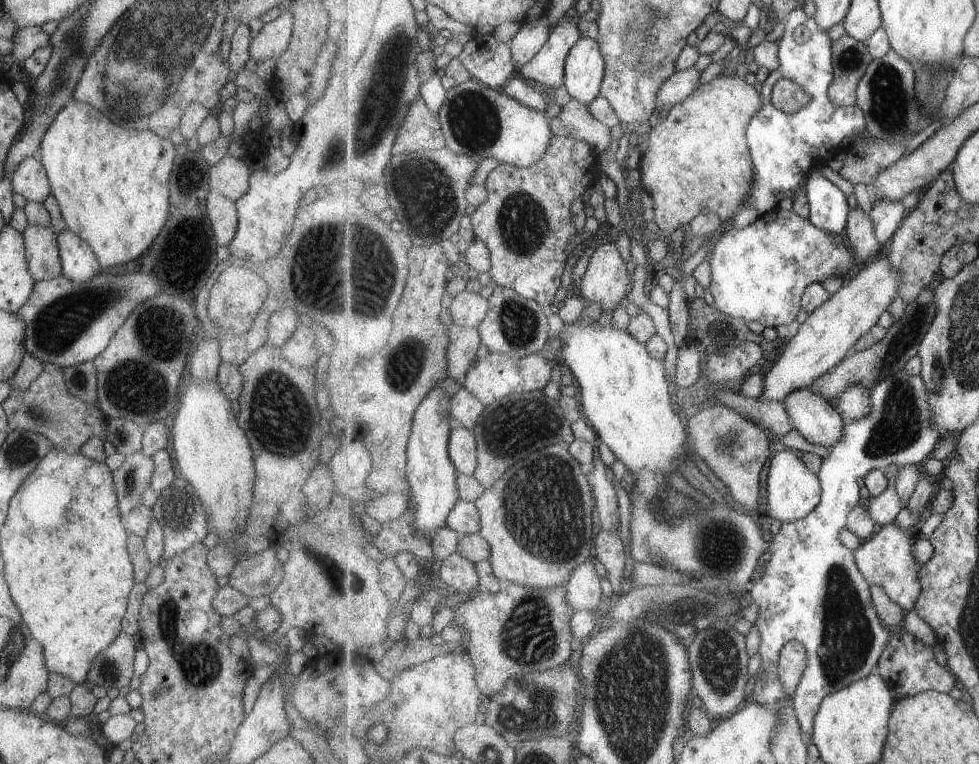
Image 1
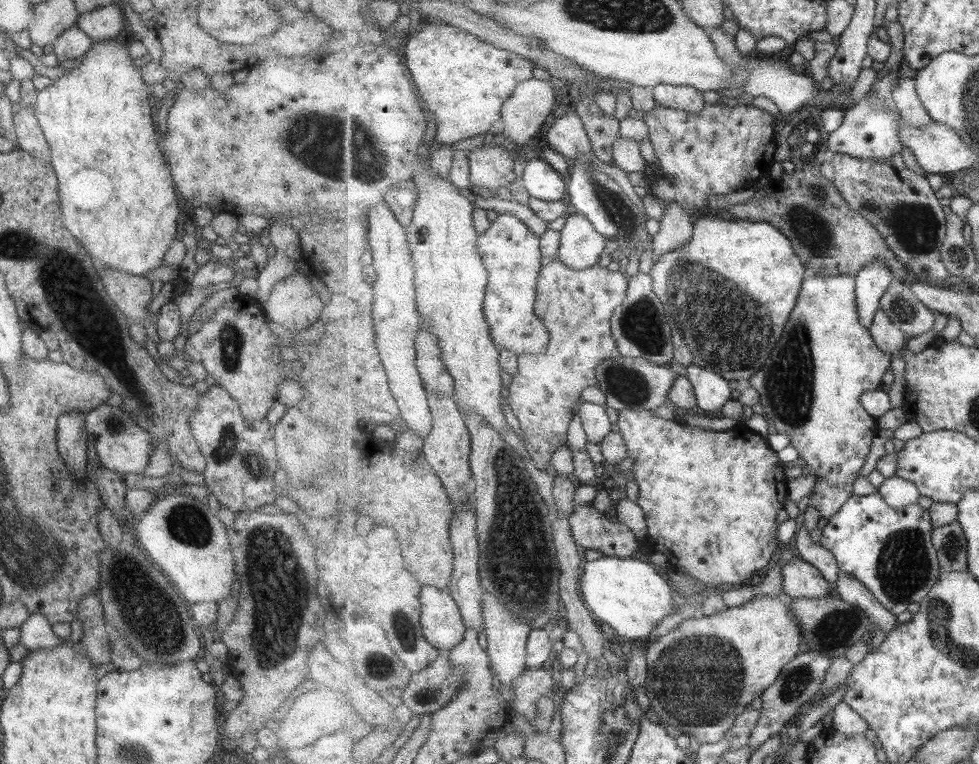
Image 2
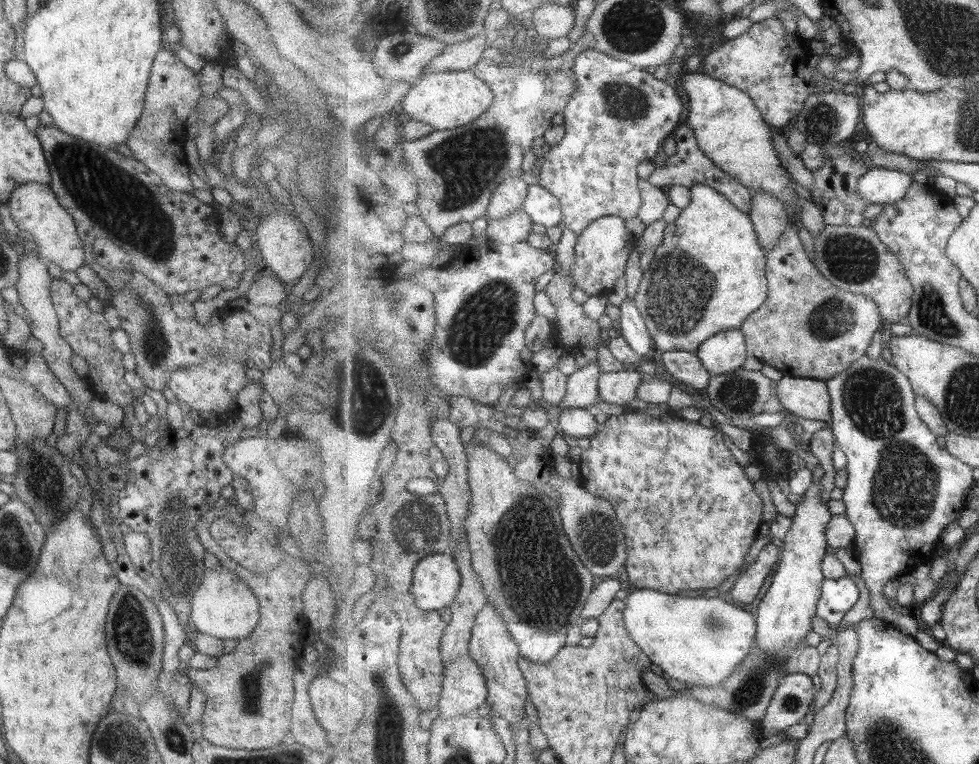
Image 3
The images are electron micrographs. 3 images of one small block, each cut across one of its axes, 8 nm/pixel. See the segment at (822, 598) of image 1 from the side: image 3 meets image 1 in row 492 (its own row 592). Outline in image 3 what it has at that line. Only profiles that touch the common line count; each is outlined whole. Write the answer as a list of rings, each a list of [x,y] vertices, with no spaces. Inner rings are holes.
[[[851,578],[825,579],[822,597],[818,604],[818,616],[836,630],[844,626],[845,614],[857,604],[859,588]]]

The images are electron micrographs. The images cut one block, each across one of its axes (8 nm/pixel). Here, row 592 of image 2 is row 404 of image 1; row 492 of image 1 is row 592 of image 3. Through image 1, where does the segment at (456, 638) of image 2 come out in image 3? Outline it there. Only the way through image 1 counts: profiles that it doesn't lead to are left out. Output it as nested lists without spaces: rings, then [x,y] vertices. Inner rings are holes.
[[[451,552],[422,558],[414,570],[411,592],[419,608],[437,610],[450,606],[462,587],[462,572]]]

